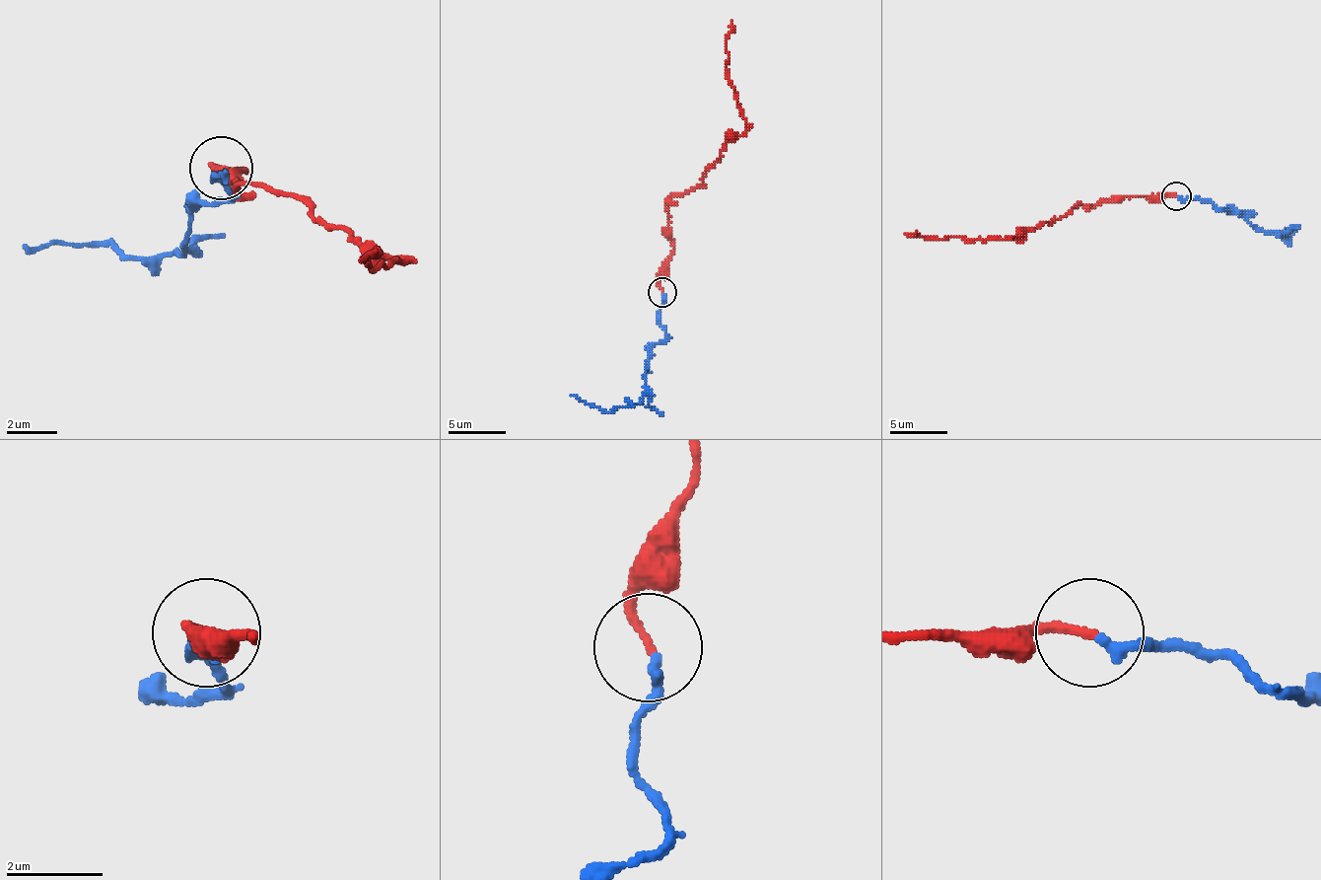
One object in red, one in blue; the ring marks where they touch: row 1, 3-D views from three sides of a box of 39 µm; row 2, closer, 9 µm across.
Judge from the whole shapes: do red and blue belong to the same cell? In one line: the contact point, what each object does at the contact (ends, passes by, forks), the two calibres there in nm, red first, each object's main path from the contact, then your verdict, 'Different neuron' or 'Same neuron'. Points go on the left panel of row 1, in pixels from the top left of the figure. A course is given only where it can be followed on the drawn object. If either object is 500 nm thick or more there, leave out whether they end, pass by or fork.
Place: (221, 168). At the ring red ends. At the ring blue ends. Thickness 170 nm (red) against 240 nm. Course of red: (223, 170), (247, 170), (236, 188), (292, 195), (349, 239), (405, 258), (362, 258), (374, 252). Course of blue: (223, 170), (216, 176), (229, 201), (197, 207), (178, 252), (166, 258), (90, 246), (21, 246). Different neuron

